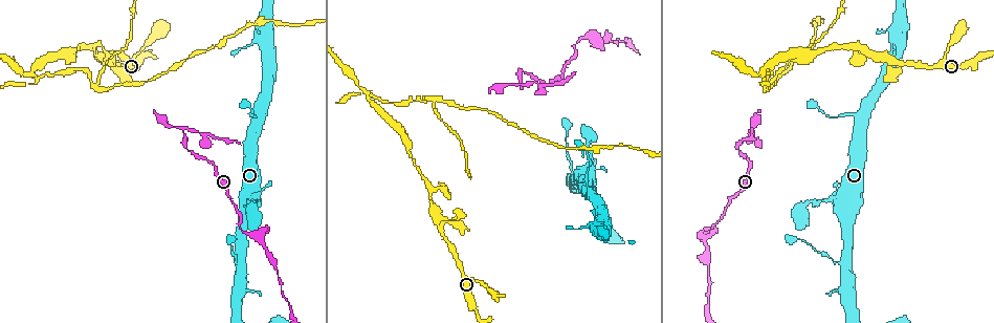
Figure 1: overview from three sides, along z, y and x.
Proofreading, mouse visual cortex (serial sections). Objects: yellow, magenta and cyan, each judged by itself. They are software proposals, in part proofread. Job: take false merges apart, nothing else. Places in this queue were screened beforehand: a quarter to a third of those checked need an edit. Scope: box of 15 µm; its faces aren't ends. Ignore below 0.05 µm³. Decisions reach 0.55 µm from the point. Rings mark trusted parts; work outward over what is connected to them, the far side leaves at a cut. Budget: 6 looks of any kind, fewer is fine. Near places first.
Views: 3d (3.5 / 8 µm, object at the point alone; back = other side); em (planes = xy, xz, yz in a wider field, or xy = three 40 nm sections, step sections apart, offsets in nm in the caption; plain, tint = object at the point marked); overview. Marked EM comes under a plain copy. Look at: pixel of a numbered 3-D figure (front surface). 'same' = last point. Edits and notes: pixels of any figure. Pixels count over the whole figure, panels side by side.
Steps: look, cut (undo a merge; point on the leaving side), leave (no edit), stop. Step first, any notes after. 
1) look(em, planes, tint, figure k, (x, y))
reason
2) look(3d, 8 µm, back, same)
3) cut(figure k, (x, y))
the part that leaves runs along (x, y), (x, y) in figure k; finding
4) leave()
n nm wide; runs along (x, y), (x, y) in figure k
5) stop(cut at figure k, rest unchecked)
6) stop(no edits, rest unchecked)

look(3d, 3.5 µm, figure 1, (253, 217))
abrupt turn

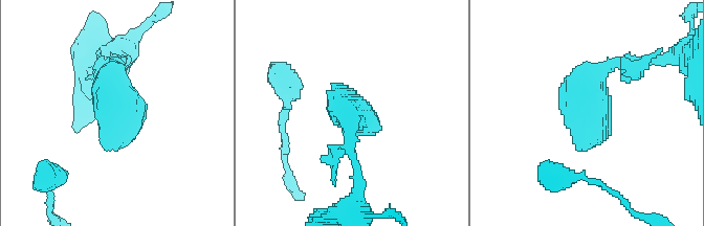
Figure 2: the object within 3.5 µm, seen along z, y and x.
look(em, xy, step 1, tint, figure 2, (113, 108))

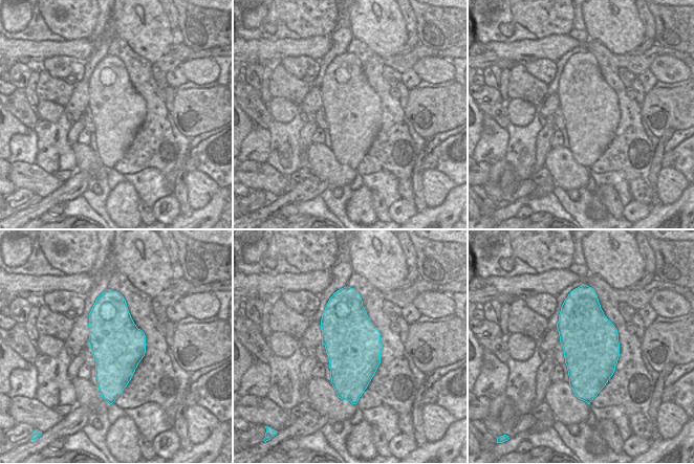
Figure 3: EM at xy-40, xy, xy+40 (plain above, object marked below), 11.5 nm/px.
leave()
all the same cell

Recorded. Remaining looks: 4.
look(3d, 3.5 µm, figure 1, (844, 265))

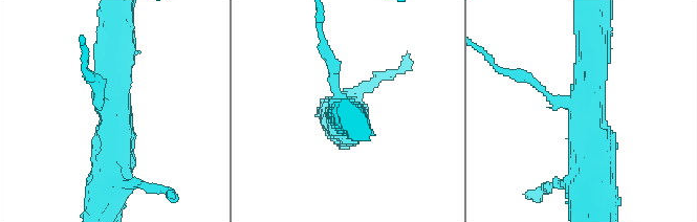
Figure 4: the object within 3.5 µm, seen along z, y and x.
look(em, planes, tint, figure 4, (585, 103))
3 arms; arms of 150, 400, 450 nm; shape alone is not enough

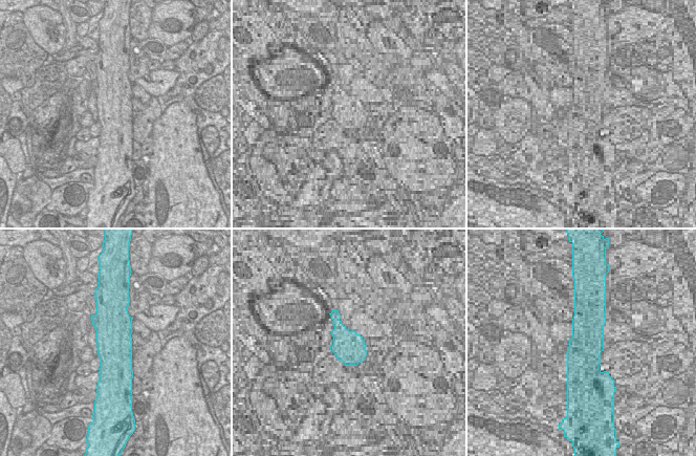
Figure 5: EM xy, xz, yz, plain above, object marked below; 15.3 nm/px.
look(em, xy, step 5, tint, same)
cut it another way

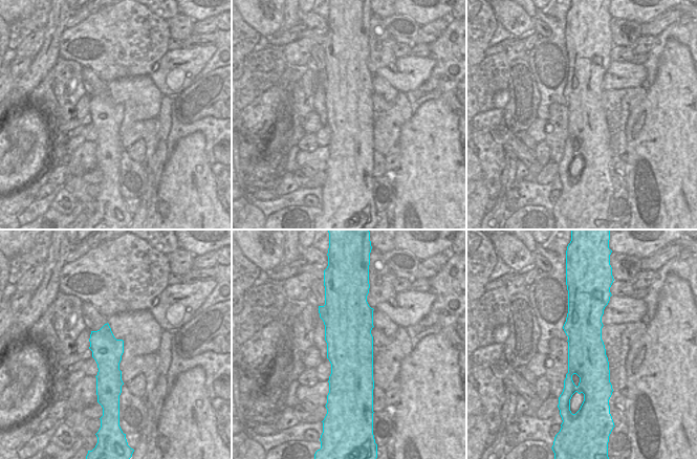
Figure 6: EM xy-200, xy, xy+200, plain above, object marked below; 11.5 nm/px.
leave()
550 nm wide; runs along (116, 37), (113, 172) in figure 4; continuous, no second cell

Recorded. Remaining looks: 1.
stop(no edits, rest unchecked)

